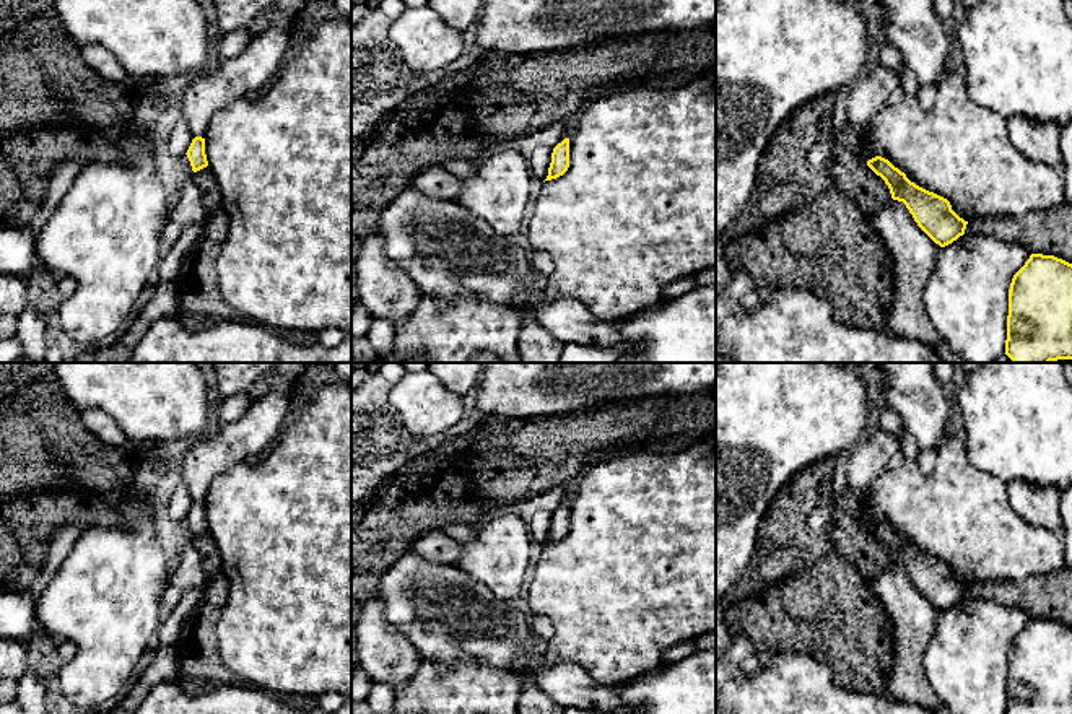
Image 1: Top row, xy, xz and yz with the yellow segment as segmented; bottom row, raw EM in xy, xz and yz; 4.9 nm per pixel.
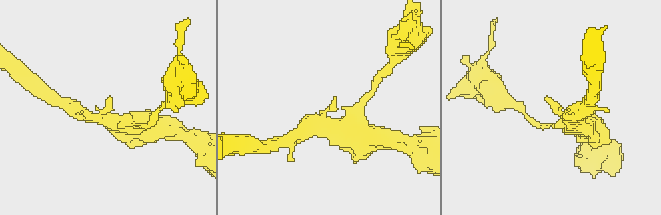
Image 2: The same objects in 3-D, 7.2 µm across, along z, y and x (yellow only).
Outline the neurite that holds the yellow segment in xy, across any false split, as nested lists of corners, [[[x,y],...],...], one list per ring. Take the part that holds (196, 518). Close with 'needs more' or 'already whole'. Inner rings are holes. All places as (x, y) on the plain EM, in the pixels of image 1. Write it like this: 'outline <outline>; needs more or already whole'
outline [[[182,473],[182,481],[185,483],[190,498],[192,498],[192,507],[187,514],[187,522],[190,525],[192,535],[197,537],[208,530],[207,519],[205,519],[205,499],[207,491],[205,490],[195,490],[194,488],[194,477],[189,473]]]; needs more

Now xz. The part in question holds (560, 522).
outline [[[564,503],[553,512],[548,540],[545,545],[563,540],[569,532],[569,503]]]; already whole

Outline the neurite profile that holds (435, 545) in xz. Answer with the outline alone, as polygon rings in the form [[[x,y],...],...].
[[[428,530],[410,543],[407,553],[418,555],[426,561],[454,564],[462,553],[462,543],[442,530]]]

